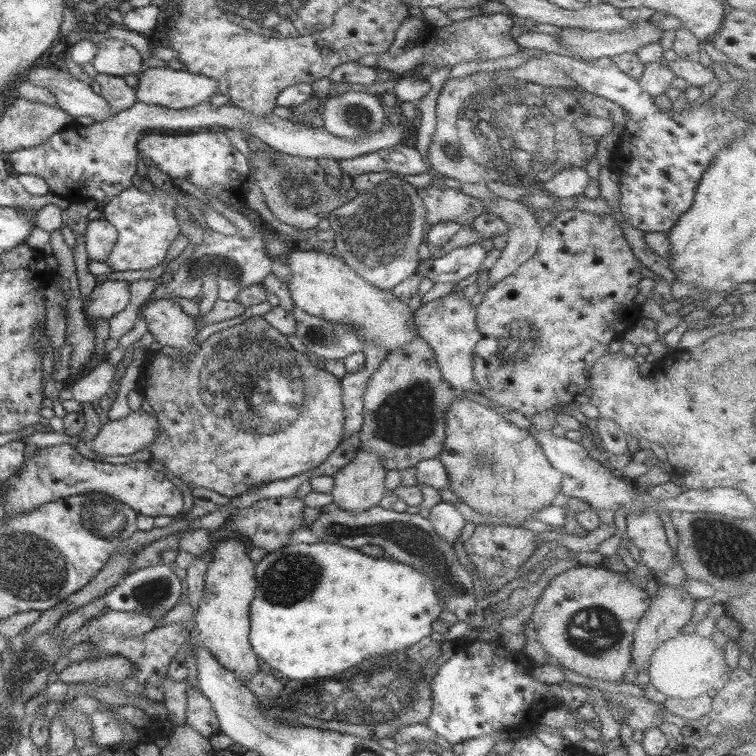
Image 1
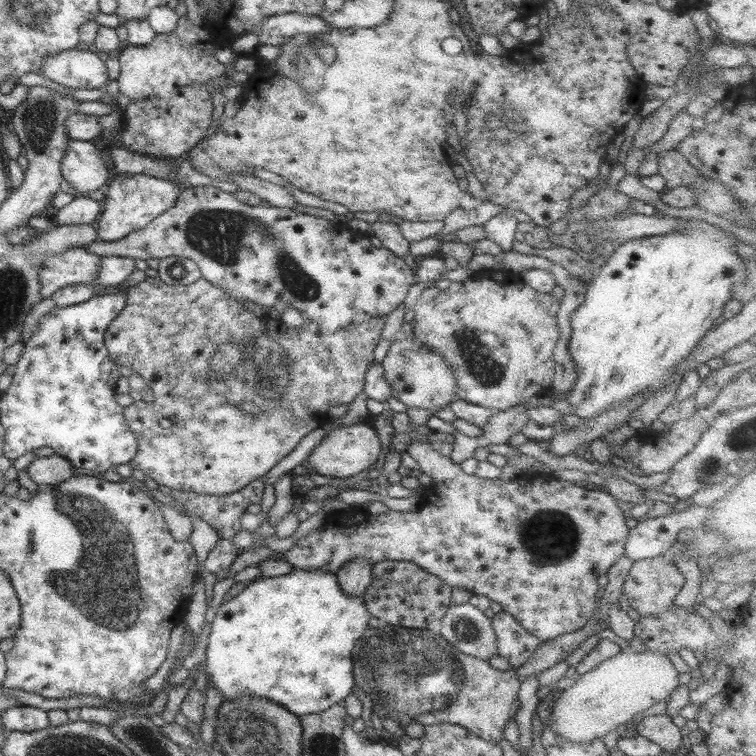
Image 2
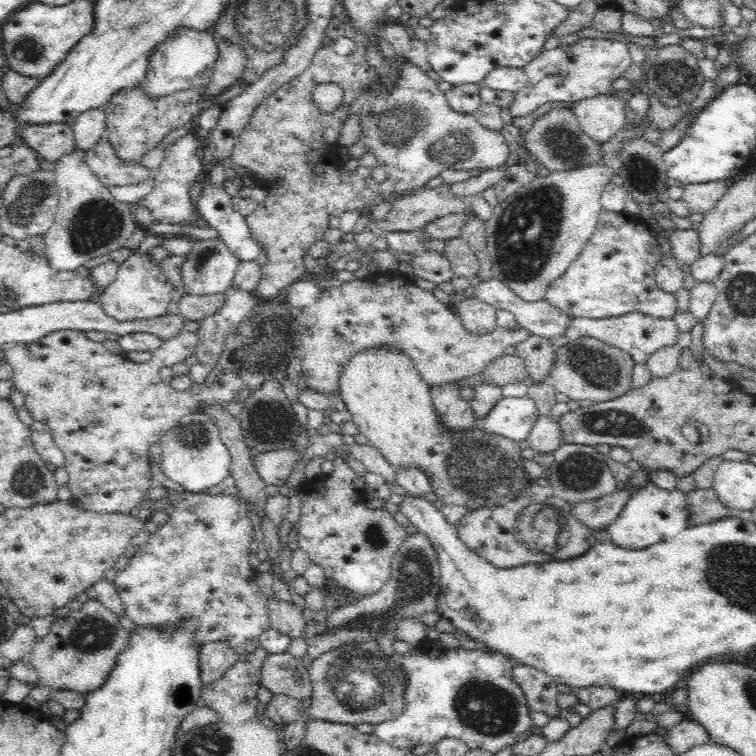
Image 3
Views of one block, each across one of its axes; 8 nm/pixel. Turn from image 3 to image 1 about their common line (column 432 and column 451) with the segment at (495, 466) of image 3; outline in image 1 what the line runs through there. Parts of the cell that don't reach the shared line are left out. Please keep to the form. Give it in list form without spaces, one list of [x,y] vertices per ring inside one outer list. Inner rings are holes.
[[[463,393],[451,402],[444,413],[446,420],[446,441],[439,460],[448,473],[448,487],[461,502],[468,504],[480,516],[489,514],[493,518],[490,524],[525,526],[537,510],[552,506],[561,492],[563,475],[556,470],[542,453],[542,447],[528,430],[521,430],[507,422],[502,415],[486,408],[475,401],[467,399]]]

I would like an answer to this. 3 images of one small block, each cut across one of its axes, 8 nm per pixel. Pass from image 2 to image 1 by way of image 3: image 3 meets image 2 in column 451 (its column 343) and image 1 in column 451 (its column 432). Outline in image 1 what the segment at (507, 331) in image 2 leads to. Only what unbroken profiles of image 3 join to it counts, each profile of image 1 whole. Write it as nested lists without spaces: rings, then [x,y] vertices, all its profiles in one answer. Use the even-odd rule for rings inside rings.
[[[463,290],[422,305],[414,312],[418,336],[428,341],[435,352],[443,379],[459,393],[480,393],[480,385],[473,371],[473,348],[482,338],[476,324],[476,309],[470,304],[471,299],[464,297]]]

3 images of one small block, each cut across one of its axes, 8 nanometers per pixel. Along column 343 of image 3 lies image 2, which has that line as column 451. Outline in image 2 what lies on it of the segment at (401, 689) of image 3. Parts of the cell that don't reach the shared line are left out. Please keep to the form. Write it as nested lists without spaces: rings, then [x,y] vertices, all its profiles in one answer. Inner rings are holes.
[[[381,623],[378,627],[367,628],[364,634],[354,642],[352,674],[355,684],[372,699],[372,712],[380,716],[396,716],[391,719],[403,728],[414,721],[423,724],[427,729],[431,725],[450,723],[467,728],[482,740],[499,744],[504,739],[504,726],[512,717],[512,713],[516,713],[521,706],[519,700],[520,678],[548,670],[558,662],[566,660],[586,639],[580,630],[560,634],[552,640],[543,642],[522,667],[501,671],[493,668],[488,661],[460,652],[447,640],[444,640],[443,636],[427,628],[406,628]]]

